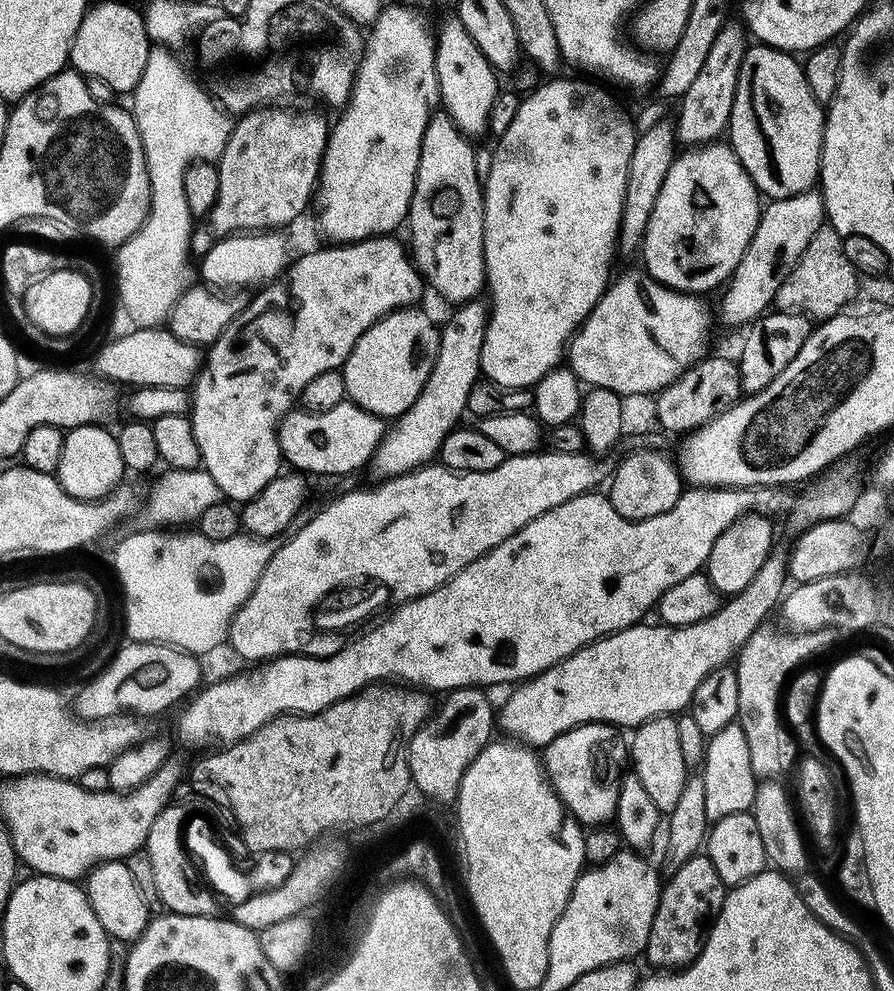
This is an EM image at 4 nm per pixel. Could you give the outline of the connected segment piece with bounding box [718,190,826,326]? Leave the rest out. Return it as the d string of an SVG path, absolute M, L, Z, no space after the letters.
M809 190L765 203L758 226L746 246L746 254L742 254L742 262L738 262L736 272L726 285L728 293L720 308L718 304L719 319L721 316L728 324L747 326L753 320L763 317L775 301L776 291L798 258L802 258L806 241L814 238L814 234L818 234L818 230L825 227L825 224L824 197L819 191Z

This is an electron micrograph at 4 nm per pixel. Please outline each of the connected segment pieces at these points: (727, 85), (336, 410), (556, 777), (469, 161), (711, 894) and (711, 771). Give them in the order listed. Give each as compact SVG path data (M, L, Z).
M727 21L718 32L700 72L681 96L680 112L676 117L677 141L684 146L700 146L715 141L725 133L729 125L731 110L737 90L737 79L743 56L748 47L745 27L741 23Z
M345 402L338 406L330 406L325 412L309 412L307 410L293 410L287 412L280 420L280 427L276 429L276 437L280 443L280 450L285 461L288 460L293 469L302 474L316 476L348 476L356 472L360 467L371 461L374 450L379 446L381 438L386 431L383 419L366 410L362 410L357 404Z
M583 724L558 734L543 749L544 775L565 809L584 826L604 826L615 817L620 778L626 768L626 744L610 724Z
M443 110L433 113L428 120L426 134L423 135L415 190L411 196L406 224L407 227L410 226L413 261L430 288L433 287L444 299L454 302L453 305L456 306L475 299L483 291L487 281L484 256L484 194L482 182L476 172L475 147Z
M697 854L682 862L673 876L667 877L660 889L658 910L650 926L650 938L643 955L656 970L679 970L693 964L702 954L714 922L724 905L726 886L718 874L718 866L706 854Z
M739 723L728 724L707 741L702 775L705 780L706 814L709 821L715 822L730 814L751 809L756 797L758 777L750 766L750 746L746 746L746 734L742 734Z

